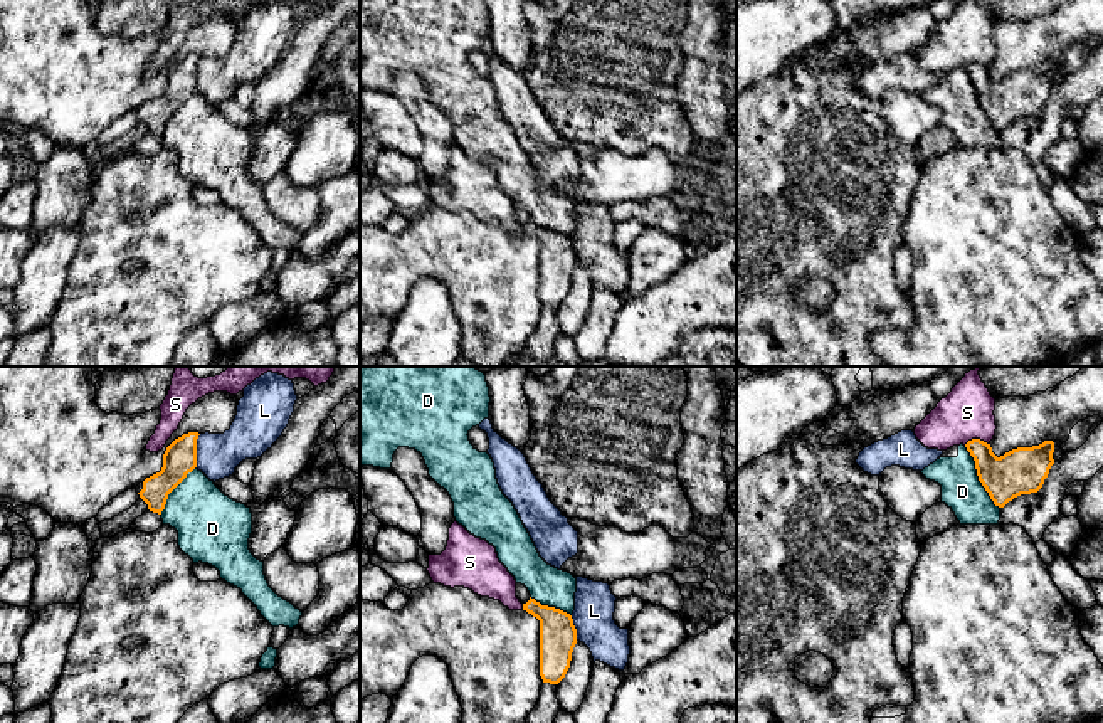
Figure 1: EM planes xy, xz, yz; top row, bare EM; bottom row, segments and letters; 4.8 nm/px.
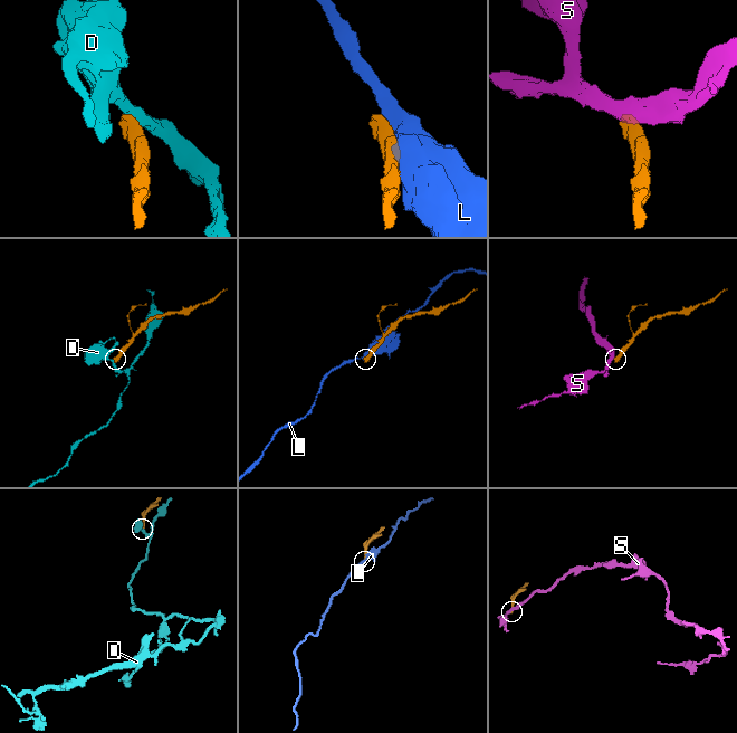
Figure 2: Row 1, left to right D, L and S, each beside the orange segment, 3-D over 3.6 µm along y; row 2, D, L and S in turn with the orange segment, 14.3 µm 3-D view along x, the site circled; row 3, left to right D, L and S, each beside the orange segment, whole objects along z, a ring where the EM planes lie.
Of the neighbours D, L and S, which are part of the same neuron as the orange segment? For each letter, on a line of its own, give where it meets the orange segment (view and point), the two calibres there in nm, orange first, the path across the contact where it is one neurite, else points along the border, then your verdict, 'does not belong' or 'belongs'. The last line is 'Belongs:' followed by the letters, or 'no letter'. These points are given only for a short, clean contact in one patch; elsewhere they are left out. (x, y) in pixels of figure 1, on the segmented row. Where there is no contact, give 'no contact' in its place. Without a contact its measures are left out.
D: contact yz (979, 478); calibres 220 and 200 nm; border yz (964, 446), (974, 461), (977, 480), (999, 508); does not belong
L: contact xy (195, 451); calibres 160 and 200 nm; does not belong
S: contact yz (976, 439); calibres 220 and 260 nm; border yz (989, 443), (969, 439), (964, 444); does not belong
Belongs: no letter

